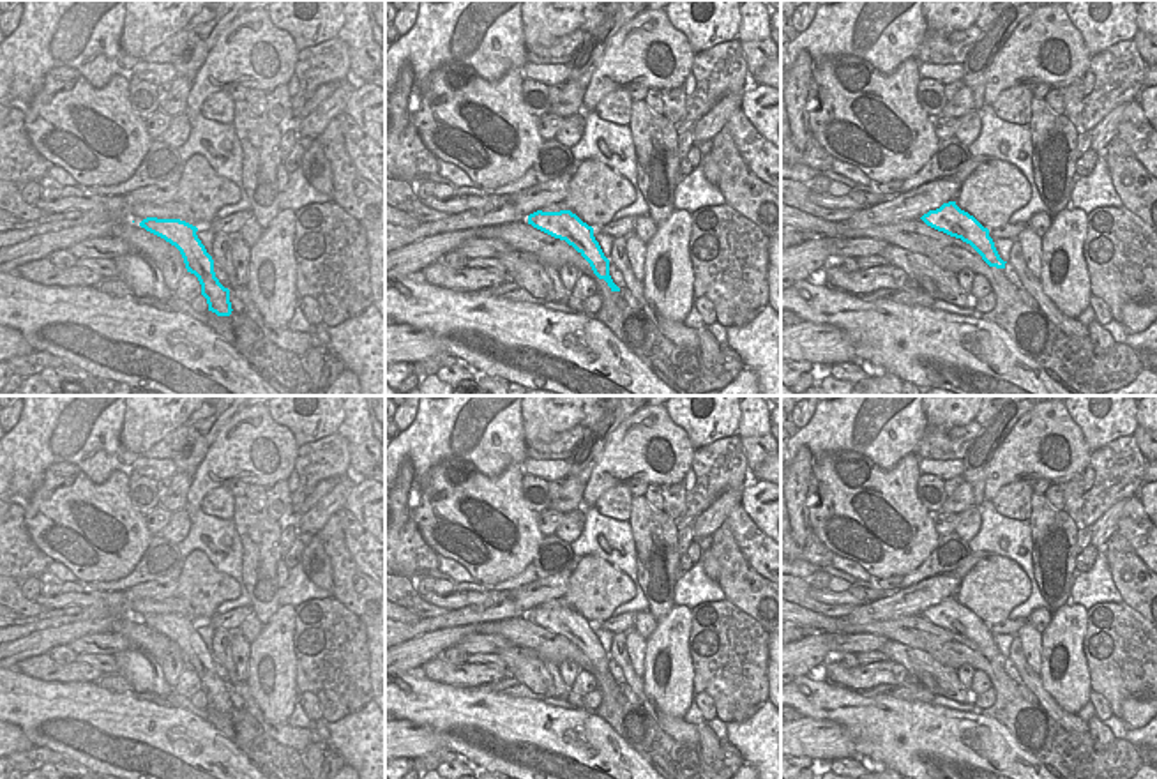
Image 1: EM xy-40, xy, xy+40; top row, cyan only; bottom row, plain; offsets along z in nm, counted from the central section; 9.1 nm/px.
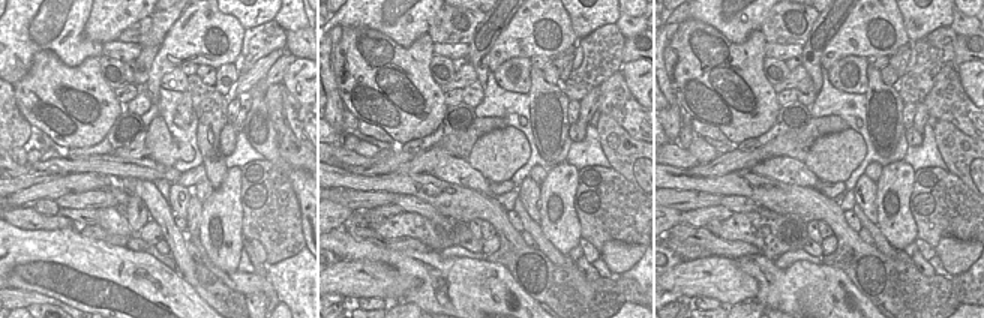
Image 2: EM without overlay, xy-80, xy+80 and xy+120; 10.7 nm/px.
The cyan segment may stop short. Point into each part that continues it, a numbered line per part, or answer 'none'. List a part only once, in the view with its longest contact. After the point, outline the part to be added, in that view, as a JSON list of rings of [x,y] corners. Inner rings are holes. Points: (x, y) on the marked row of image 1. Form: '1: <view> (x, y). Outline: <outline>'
none

